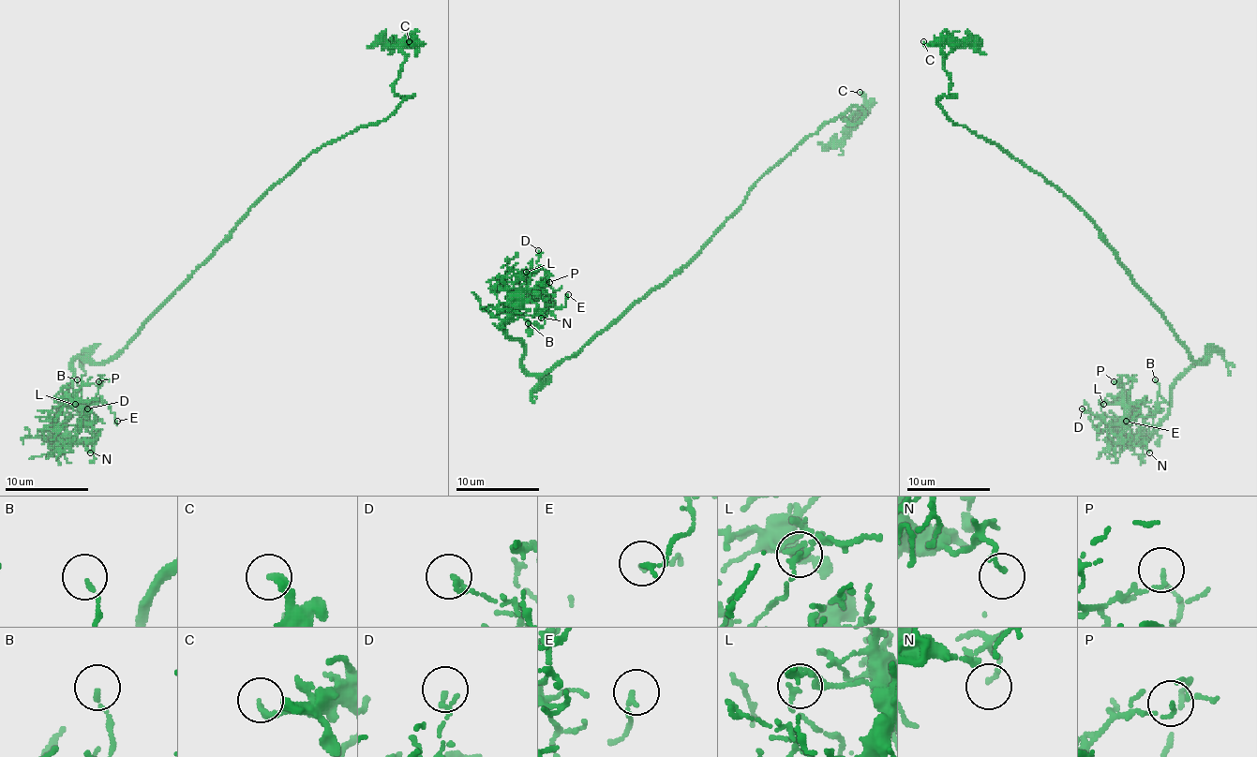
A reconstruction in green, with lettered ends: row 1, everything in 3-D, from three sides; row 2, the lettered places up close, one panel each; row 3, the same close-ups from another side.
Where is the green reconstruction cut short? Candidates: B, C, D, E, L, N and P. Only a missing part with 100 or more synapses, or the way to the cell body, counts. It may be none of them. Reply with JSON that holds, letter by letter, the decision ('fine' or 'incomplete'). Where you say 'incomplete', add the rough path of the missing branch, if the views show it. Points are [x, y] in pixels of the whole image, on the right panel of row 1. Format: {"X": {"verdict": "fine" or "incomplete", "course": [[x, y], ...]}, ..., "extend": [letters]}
{"B": {"verdict": "fine"}, "C": {"verdict": "fine"}, "D": {"verdict": "fine"}, "E": {"verdict": "fine"}, "L": {"verdict": "fine"}, "N": {"verdict": "fine"}, "P": {"verdict": "fine"}, "extend": []}

